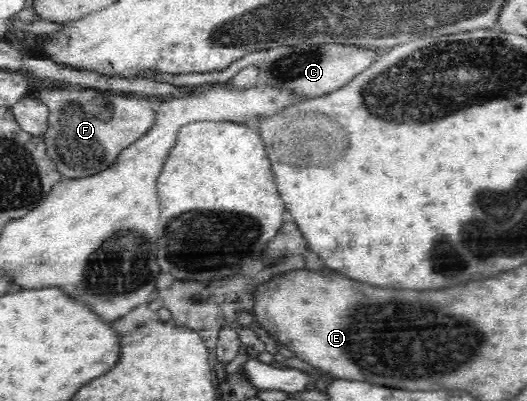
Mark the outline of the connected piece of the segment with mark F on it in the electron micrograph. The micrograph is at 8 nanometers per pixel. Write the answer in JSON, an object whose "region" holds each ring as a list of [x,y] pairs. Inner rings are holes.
{"region":[[[73,86],[66,89],[44,89],[40,101],[49,109],[49,127],[43,135],[47,154],[56,164],[63,179],[85,178],[104,171],[118,154],[152,129],[155,123],[155,104],[152,98],[121,95],[107,90]]]}

